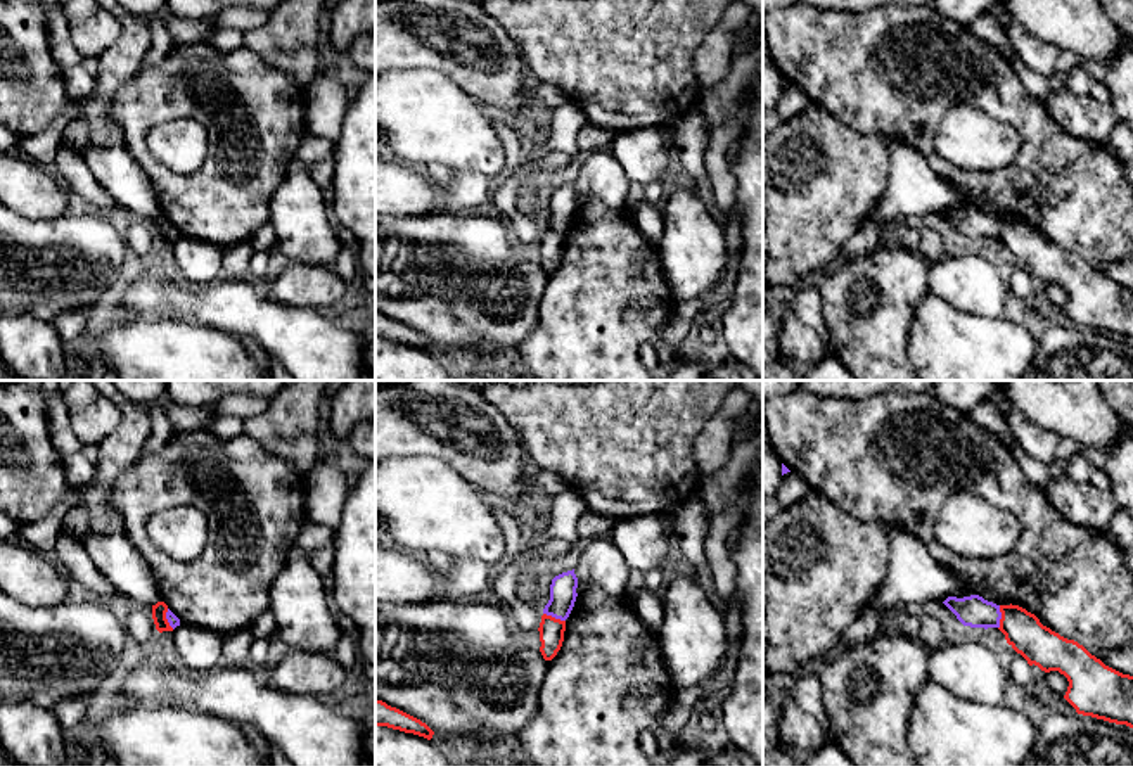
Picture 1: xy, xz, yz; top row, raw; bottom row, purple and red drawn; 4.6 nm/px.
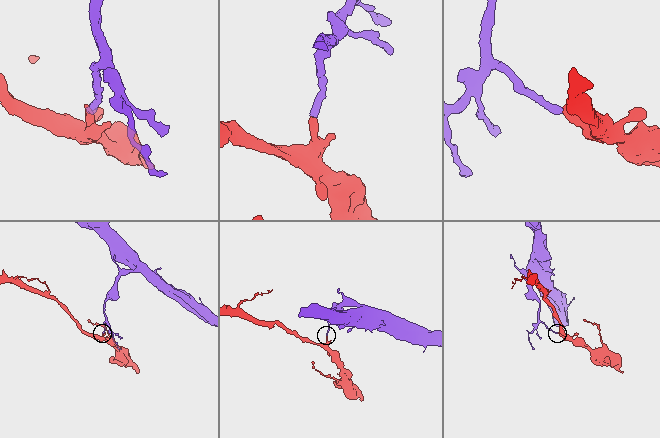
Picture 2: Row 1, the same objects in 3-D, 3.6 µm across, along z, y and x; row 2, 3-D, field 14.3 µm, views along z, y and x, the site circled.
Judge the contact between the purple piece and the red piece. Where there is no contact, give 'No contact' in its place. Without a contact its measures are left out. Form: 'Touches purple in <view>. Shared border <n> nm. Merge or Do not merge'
Touches purple in yz. Shared border 110 nm. Do not merge

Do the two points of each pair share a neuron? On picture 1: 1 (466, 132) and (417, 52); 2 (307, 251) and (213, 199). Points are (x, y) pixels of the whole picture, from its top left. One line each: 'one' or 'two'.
1: two
2: two

